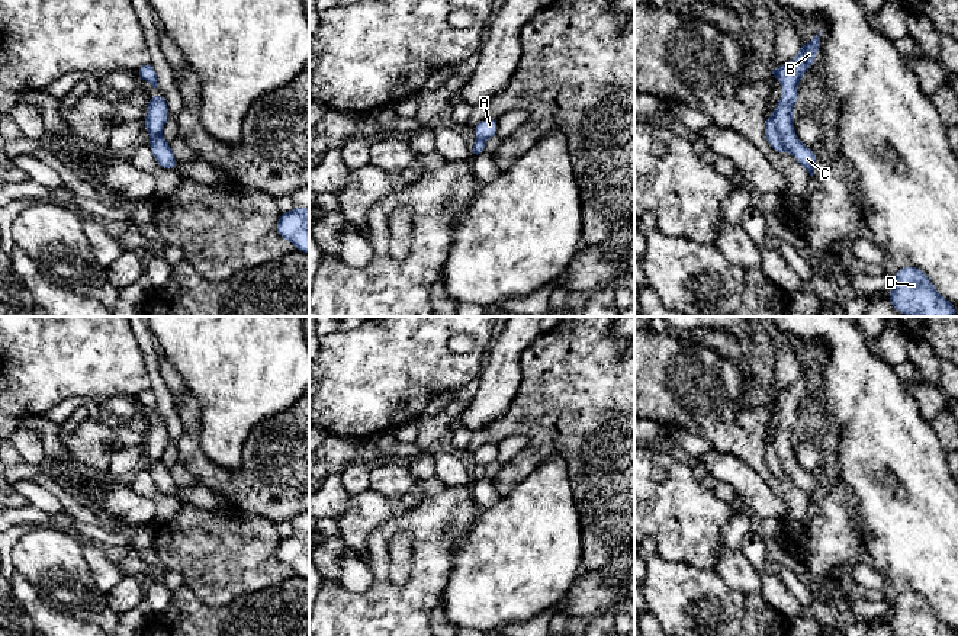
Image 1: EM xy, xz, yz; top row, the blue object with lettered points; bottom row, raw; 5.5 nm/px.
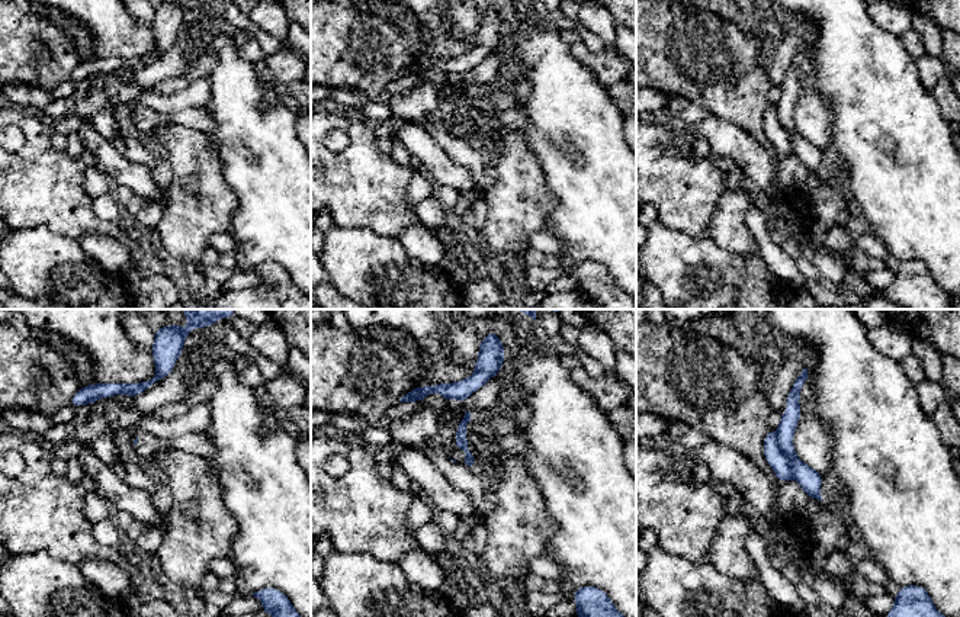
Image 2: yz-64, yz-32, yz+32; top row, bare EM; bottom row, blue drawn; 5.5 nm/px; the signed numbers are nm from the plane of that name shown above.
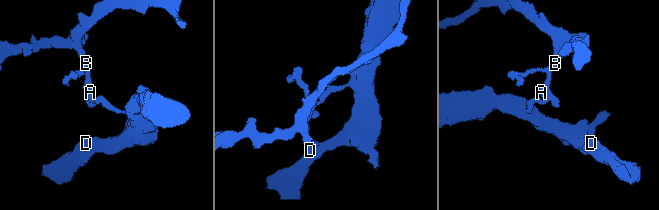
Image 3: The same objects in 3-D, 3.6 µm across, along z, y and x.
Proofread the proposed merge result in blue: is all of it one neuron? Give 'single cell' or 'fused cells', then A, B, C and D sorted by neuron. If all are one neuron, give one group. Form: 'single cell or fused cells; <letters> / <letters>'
fused cells; A D / B C

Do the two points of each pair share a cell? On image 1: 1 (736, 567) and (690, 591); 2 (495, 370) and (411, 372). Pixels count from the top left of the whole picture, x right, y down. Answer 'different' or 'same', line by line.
1: different
2: different

